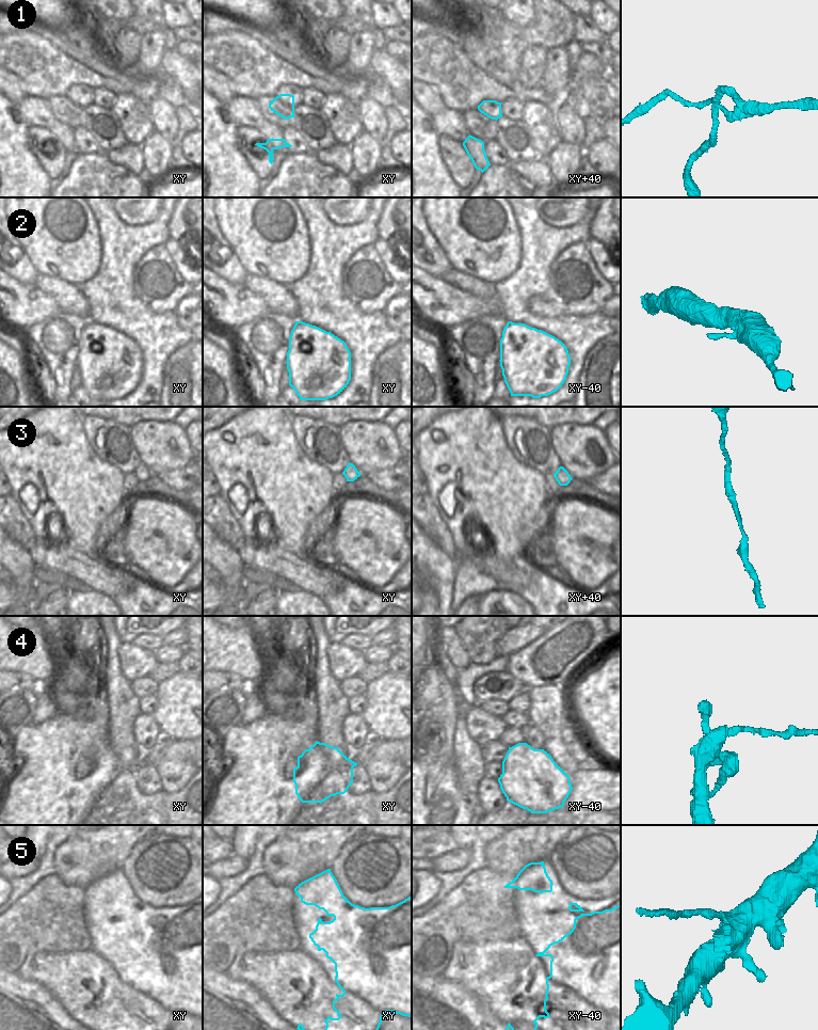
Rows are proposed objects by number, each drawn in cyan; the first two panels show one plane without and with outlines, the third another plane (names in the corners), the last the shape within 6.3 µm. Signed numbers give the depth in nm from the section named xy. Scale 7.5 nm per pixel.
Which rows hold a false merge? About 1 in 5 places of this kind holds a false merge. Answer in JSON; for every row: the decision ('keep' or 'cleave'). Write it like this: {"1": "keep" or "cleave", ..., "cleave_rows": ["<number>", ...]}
{"1": "cleave", "2": "keep", "3": "keep", "4": "cleave", "5": "cleave", "cleave_rows": ["1", "4", "5"]}

